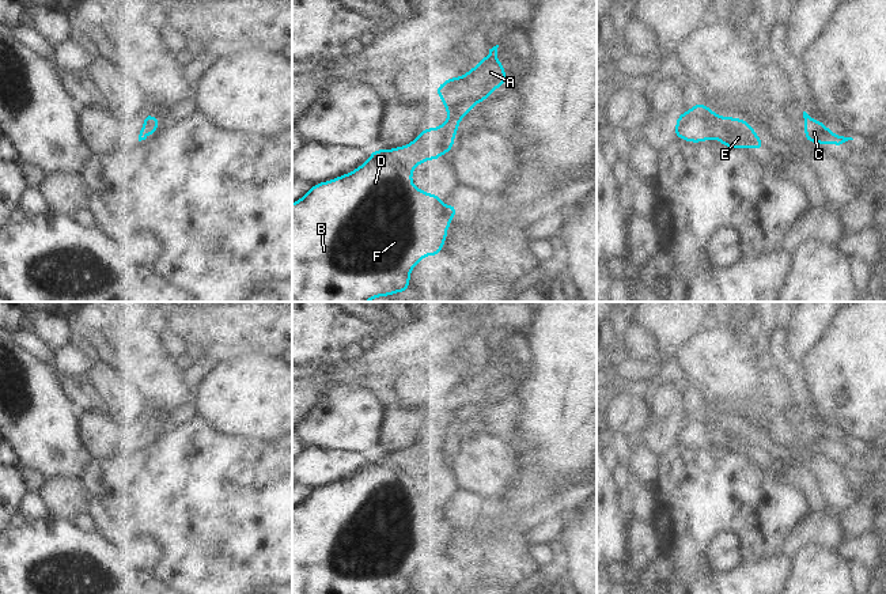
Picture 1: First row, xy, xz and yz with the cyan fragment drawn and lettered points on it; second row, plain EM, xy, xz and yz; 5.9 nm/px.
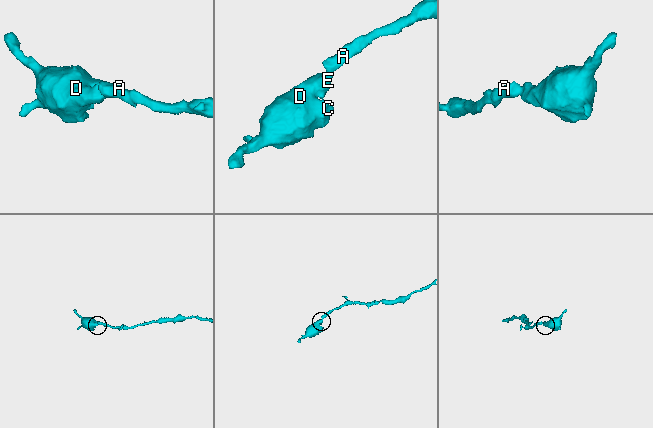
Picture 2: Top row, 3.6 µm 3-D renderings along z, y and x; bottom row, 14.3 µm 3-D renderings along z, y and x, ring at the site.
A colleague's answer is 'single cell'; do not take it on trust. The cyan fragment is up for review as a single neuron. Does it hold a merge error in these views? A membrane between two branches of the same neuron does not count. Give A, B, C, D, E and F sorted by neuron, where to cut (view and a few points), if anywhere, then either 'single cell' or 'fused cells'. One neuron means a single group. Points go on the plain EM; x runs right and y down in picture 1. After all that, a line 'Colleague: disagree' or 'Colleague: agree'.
A B C D E F; no cut; single cell
Colleague: agree

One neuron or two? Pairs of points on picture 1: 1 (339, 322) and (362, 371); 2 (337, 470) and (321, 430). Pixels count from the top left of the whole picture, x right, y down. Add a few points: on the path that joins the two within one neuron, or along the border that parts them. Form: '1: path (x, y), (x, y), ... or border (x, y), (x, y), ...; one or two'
1: border (344, 359), (330, 369), (313, 367); two
2: border (306, 446), (345, 449), (360, 453); two

